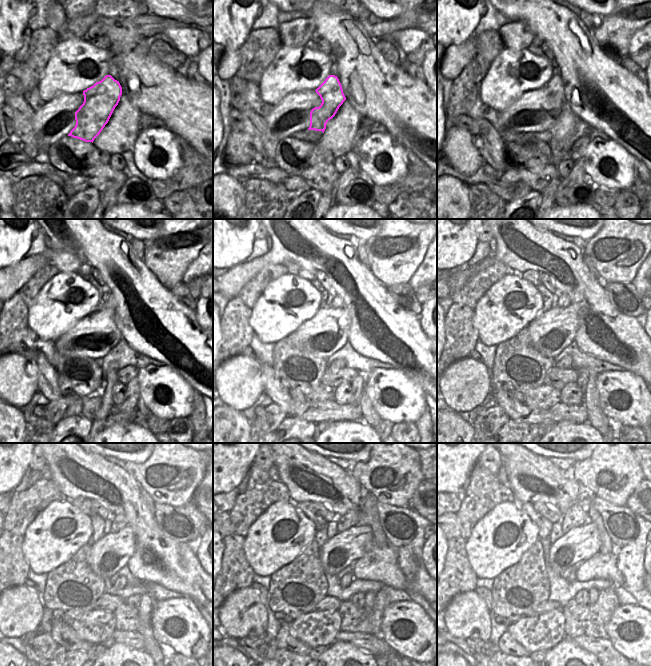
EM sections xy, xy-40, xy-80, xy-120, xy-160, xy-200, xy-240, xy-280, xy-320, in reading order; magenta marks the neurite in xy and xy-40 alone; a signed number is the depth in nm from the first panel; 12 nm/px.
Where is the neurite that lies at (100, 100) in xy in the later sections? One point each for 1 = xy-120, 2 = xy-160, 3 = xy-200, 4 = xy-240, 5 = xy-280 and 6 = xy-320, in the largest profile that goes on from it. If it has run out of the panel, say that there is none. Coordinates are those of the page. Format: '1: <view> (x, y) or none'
1: xy-120 (111, 303)
2: xy-160 (337, 302)
3: xy-200 (564, 300)
4: xy-240 (119, 522)
5: xy-280 (351, 518)
6: xy-320 (575, 516)

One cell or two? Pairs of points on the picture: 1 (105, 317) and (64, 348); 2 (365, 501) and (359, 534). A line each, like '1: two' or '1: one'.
1: one
2: two

